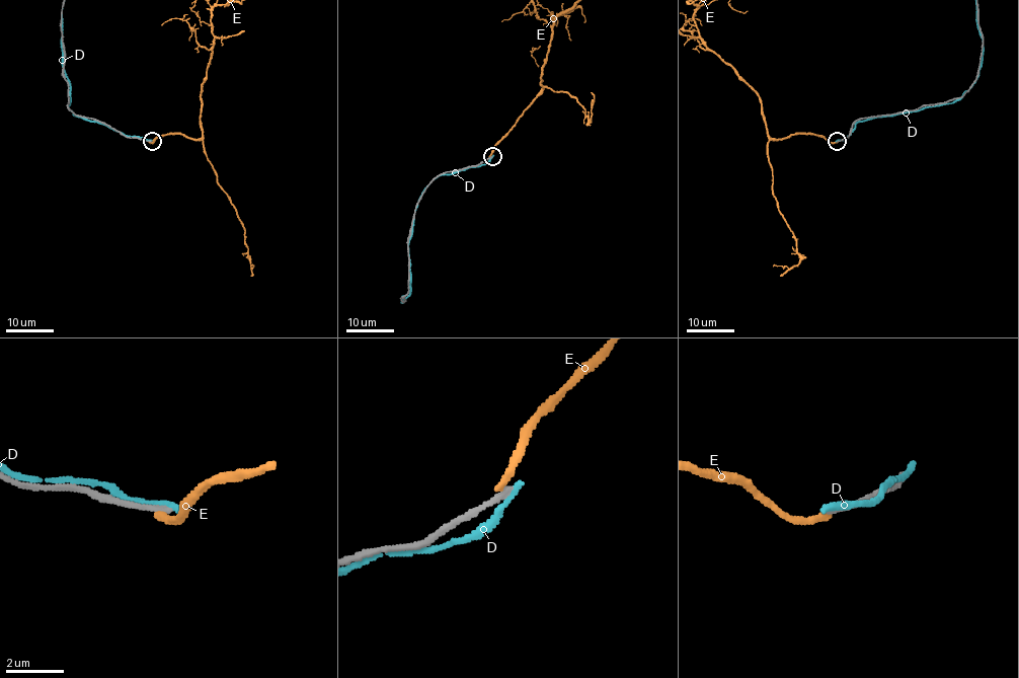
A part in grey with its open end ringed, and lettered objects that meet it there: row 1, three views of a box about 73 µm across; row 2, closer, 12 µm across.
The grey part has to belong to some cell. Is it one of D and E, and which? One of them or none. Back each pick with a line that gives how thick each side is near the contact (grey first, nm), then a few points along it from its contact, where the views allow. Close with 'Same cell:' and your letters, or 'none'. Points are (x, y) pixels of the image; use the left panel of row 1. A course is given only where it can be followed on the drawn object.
Same cell: none

